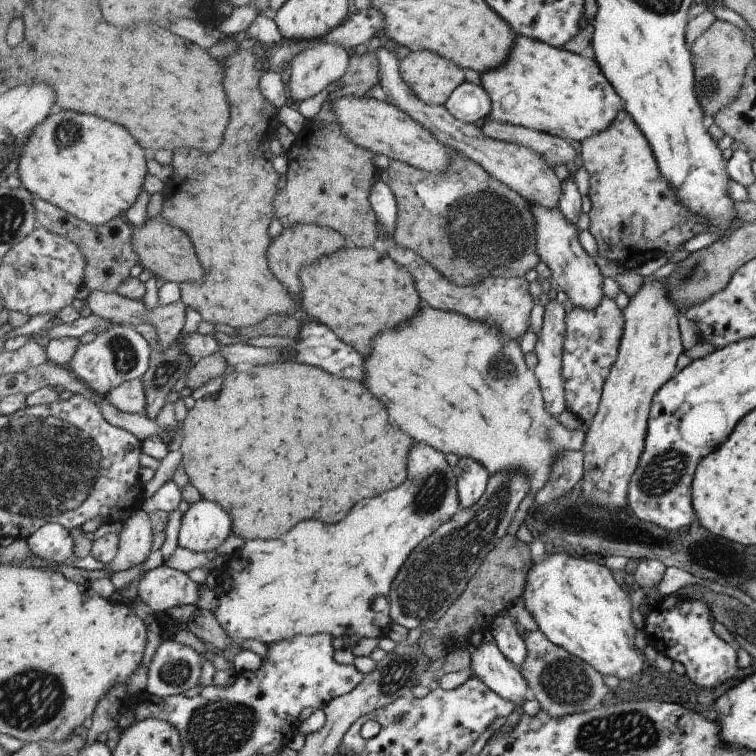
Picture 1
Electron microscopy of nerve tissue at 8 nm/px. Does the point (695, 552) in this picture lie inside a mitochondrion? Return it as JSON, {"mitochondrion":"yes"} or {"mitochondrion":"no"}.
{"mitochondrion":"yes"}

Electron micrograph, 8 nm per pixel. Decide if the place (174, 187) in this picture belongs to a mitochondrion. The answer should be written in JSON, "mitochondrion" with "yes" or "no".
{"mitochondrion":"no"}

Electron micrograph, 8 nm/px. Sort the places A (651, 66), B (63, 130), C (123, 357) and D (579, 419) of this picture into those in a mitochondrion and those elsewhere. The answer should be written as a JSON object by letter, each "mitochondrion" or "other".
{"A":"other","B":"mitochondrion","C":"mitochondrion","D":"other"}

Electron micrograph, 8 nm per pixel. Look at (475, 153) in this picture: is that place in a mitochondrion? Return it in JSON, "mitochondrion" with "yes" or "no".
{"mitochondrion":"no"}

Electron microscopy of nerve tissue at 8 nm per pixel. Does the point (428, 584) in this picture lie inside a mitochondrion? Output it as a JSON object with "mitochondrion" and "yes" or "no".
{"mitochondrion":"yes"}

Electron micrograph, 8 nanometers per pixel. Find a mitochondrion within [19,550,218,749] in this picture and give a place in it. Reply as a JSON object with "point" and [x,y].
{"point":[175,674]}

